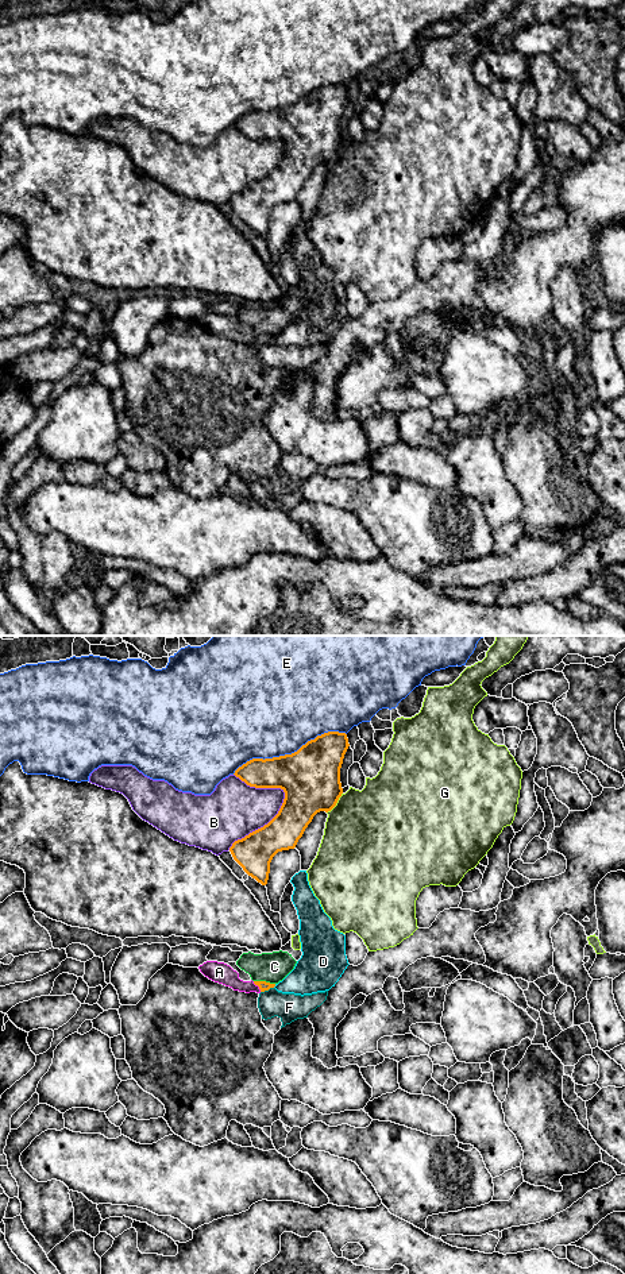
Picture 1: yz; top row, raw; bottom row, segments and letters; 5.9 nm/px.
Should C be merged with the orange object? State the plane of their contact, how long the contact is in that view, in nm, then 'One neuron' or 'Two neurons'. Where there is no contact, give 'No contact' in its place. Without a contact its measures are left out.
Touches orange in yz. Shared border 130 nm. Two neurons

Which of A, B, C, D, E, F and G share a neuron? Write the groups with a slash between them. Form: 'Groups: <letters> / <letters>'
Groups: A / B / C G / D / E / F

